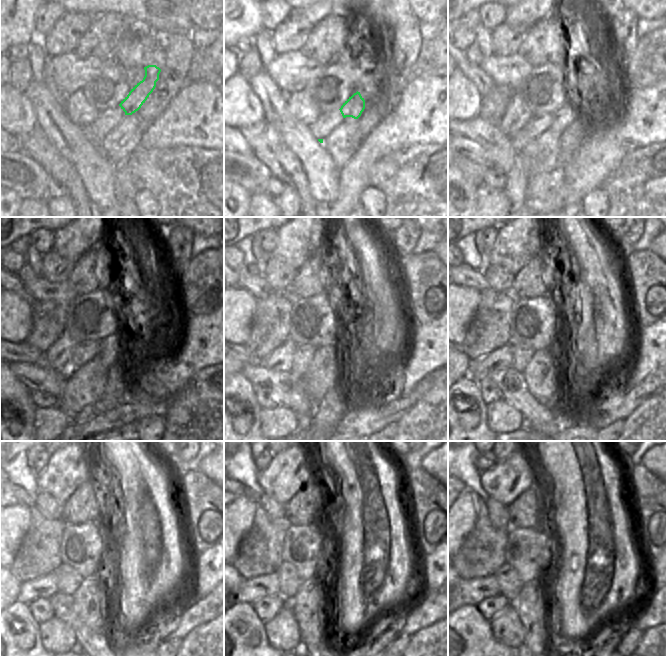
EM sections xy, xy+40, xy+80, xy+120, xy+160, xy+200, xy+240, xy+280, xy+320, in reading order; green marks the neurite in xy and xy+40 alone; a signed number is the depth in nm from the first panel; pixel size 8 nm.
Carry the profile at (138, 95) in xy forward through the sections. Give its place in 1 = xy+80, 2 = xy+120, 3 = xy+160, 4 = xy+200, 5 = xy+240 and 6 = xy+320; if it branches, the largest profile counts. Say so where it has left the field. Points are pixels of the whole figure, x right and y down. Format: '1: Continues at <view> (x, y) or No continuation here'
1: Continues at xy+80 (543, 150)
2: Continues at xy+120 (93, 374)
3: Continues at xy+160 (322, 374)
4: Continues at xy+200 (541, 376)
5: Continues at xy+240 (90, 600)
6: Continues at xy+320 (530, 603)

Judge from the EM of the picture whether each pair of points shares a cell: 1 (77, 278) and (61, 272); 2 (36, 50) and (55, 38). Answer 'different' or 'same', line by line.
1: different
2: different

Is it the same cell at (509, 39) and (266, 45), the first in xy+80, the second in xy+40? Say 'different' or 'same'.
different

